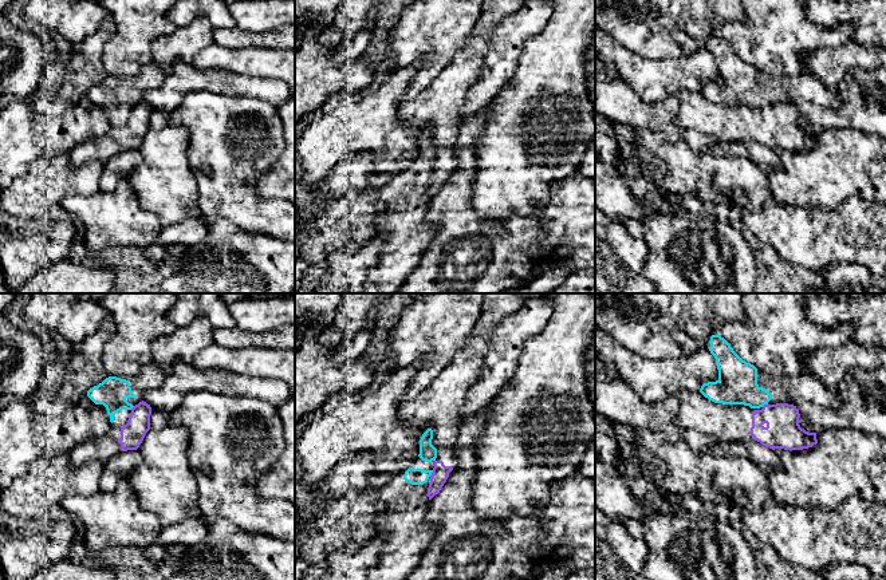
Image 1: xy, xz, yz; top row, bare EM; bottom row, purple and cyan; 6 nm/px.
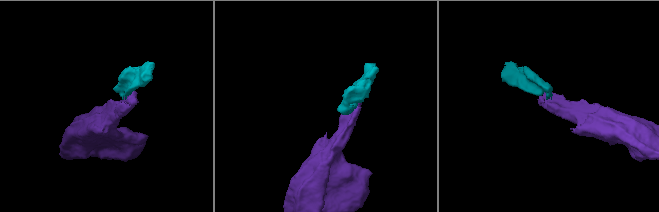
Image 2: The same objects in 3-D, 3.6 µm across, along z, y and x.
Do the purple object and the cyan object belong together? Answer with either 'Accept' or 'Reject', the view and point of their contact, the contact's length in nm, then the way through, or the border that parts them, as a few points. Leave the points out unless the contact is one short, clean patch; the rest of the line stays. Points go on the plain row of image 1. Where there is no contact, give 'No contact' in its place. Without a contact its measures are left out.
Reject. Touches purple at xz (432, 173). Shared border 50 nm. Boundary: xz (433, 170), (429, 176)

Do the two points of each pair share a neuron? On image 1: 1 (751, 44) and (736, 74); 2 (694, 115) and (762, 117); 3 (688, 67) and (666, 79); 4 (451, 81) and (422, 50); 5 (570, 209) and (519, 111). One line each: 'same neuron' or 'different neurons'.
1: different neurons
2: same neuron
3: same neuron
4: different neurons
5: different neurons

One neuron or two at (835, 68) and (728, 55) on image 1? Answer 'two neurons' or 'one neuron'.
two neurons

